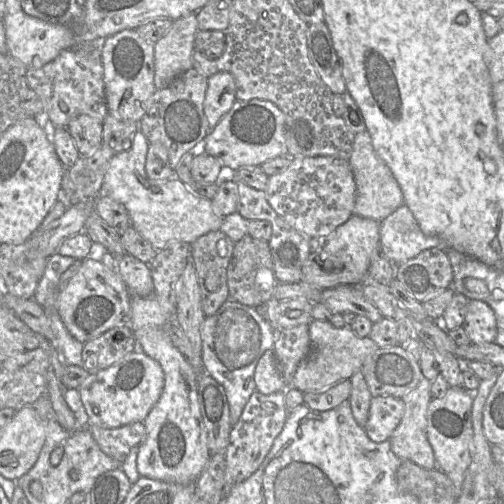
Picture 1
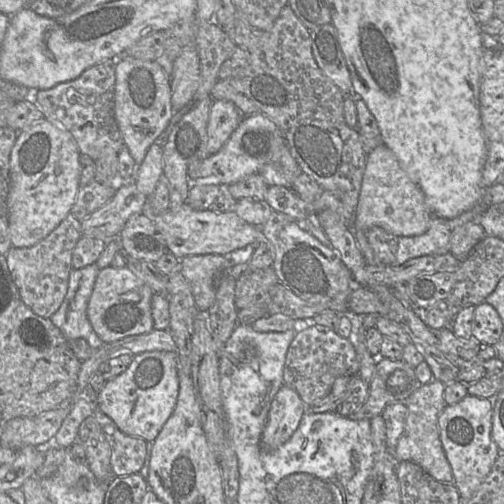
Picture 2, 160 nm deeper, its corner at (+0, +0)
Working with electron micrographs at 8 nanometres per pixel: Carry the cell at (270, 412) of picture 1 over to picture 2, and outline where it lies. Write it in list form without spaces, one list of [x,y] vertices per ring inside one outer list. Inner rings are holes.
[[[283,385],[271,403],[261,435],[261,447],[274,450],[287,442],[306,413],[306,406],[294,389]]]

